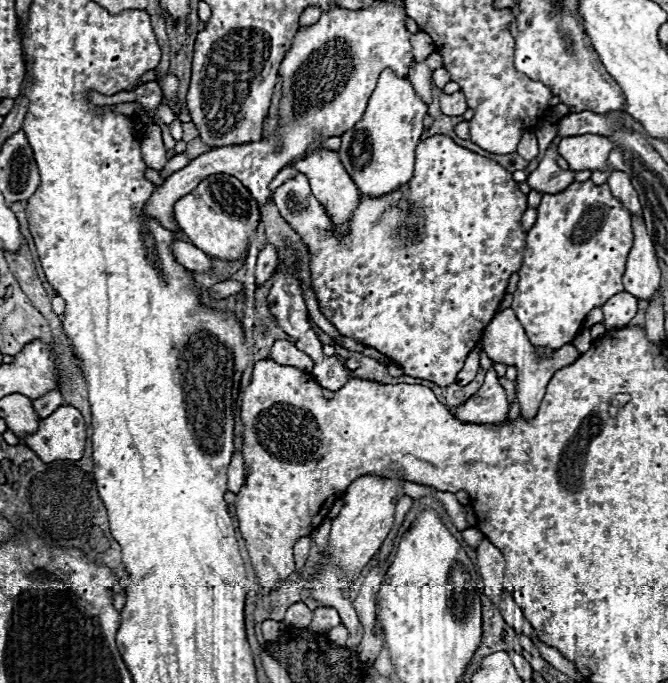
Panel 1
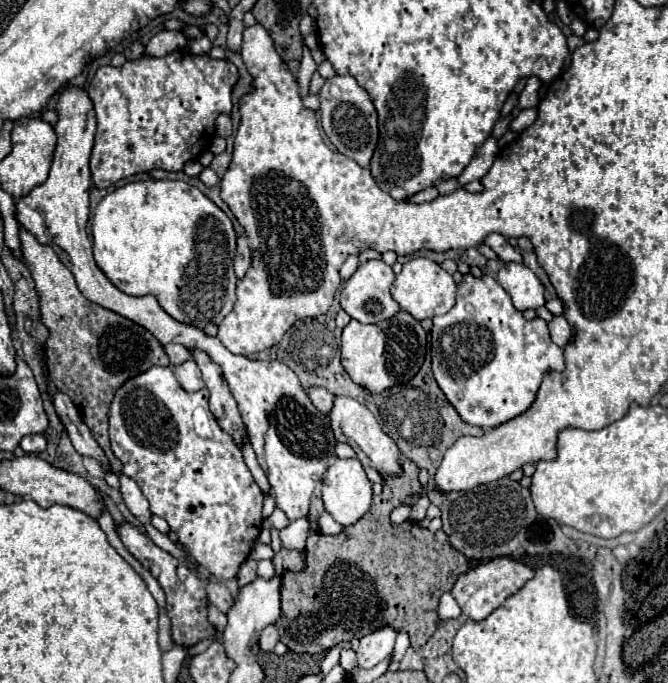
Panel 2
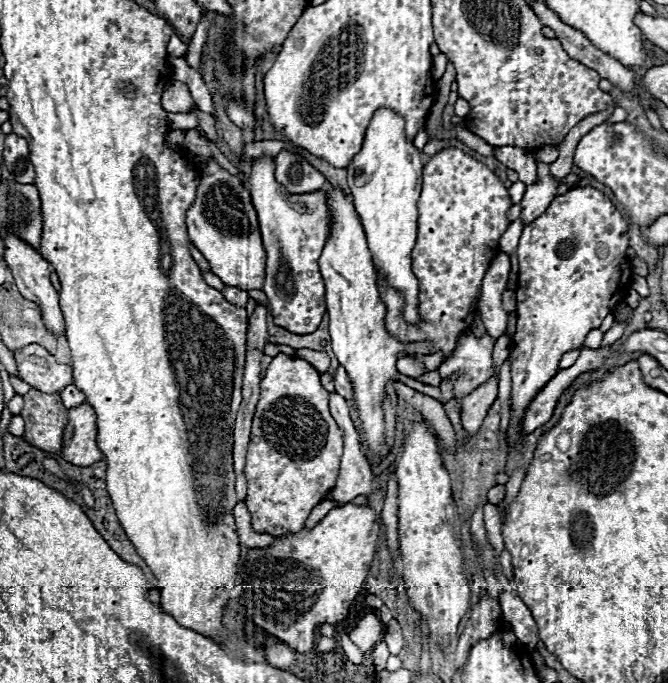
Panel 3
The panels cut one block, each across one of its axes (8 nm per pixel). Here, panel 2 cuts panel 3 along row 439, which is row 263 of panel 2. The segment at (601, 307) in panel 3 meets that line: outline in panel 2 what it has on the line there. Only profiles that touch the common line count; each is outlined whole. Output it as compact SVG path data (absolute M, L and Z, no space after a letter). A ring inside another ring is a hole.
M508 262L498 272L498 284L510 294L512 304L516 310L528 310L528 308L540 308L544 306L544 286L538 280L538 276L526 266L518 262Z

